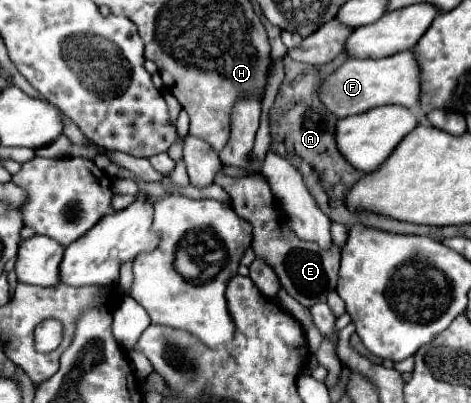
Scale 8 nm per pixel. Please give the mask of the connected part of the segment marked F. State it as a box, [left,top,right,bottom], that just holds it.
[318,50,420,118]

